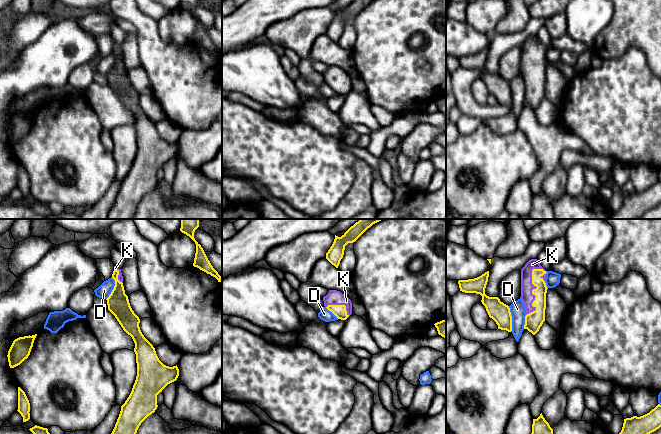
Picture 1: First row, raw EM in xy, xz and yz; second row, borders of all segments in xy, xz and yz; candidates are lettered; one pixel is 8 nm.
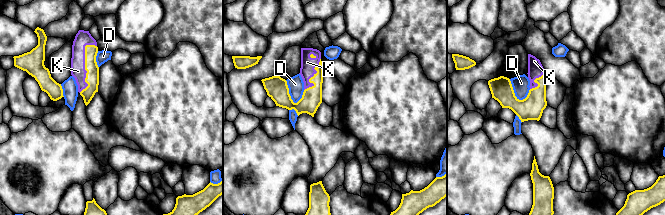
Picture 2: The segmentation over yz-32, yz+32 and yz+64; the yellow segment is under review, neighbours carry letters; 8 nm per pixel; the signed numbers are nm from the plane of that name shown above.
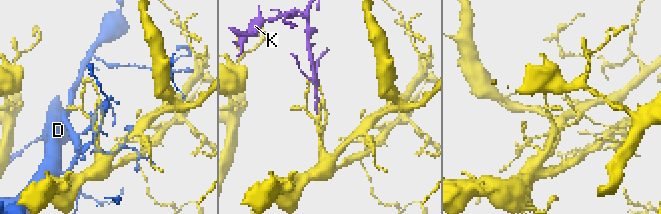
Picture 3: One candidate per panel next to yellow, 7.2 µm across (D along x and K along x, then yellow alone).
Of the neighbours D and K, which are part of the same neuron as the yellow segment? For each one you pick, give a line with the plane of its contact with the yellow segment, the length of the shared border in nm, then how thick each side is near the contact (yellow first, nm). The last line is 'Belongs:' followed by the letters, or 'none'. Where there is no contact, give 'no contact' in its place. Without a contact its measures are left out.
K: yz | 400 nm | 140/100 nm
Belongs: K

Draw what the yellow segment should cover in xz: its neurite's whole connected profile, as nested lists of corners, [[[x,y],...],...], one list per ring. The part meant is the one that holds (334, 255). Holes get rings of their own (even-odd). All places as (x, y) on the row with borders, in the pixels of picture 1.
[[[360,219],[351,226],[341,237],[335,235],[334,242],[328,252],[326,259],[338,268],[344,255],[345,246],[355,242],[368,228],[383,219]]]

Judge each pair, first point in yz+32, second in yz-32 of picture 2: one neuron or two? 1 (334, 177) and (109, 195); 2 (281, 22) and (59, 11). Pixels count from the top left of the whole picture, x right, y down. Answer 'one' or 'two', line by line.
1: one
2: two

